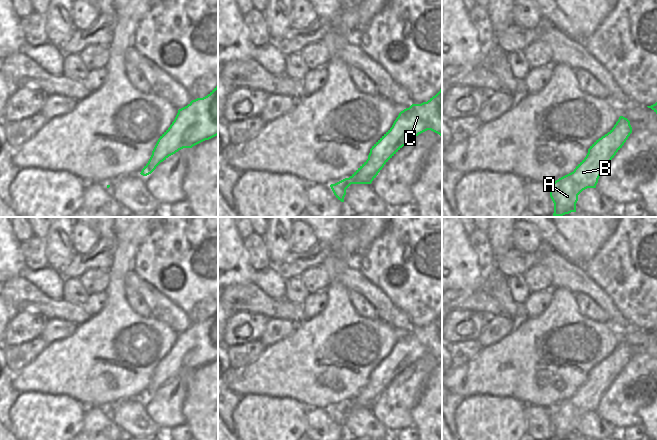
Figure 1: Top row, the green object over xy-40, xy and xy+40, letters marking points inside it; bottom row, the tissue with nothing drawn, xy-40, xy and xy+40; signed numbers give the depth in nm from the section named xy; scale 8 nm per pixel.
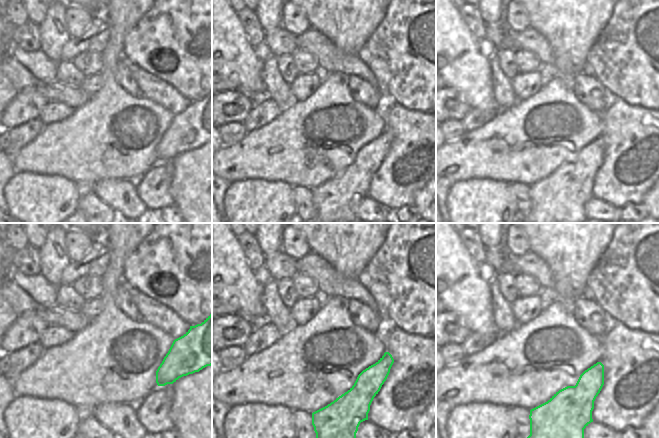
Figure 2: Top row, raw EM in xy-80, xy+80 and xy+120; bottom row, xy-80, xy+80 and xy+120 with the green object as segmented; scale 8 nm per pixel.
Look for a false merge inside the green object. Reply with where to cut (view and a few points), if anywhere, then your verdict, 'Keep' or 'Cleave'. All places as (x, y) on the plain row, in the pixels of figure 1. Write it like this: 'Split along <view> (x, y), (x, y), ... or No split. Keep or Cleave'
No split. Keep

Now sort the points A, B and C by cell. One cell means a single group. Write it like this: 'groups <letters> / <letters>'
groups A B C

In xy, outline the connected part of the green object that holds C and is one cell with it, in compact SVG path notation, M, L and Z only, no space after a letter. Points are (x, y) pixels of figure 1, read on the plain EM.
M442 312L427 326L412 328L409 332L401 335L392 351L372 370L368 383L349 401L330 411L338 424L344 426L346 413L351 408L371 408L384 389L406 368L419 358L431 354L442 359Z

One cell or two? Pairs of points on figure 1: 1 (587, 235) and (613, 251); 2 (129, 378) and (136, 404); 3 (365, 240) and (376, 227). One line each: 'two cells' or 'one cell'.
1: two cells
2: two cells
3: one cell

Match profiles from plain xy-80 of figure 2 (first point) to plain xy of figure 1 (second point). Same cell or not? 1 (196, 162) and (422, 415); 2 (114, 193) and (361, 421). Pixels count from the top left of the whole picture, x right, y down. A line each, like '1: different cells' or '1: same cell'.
1: same cell
2: same cell

